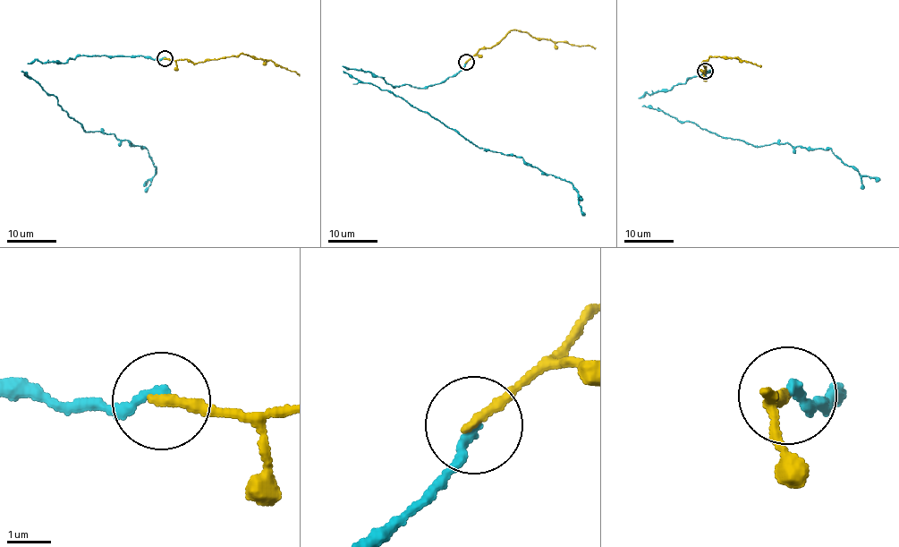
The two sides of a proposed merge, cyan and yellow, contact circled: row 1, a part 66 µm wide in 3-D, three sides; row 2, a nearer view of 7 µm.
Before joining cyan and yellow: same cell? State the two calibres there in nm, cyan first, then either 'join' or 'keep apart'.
calibres 240 and 240 nm; join

